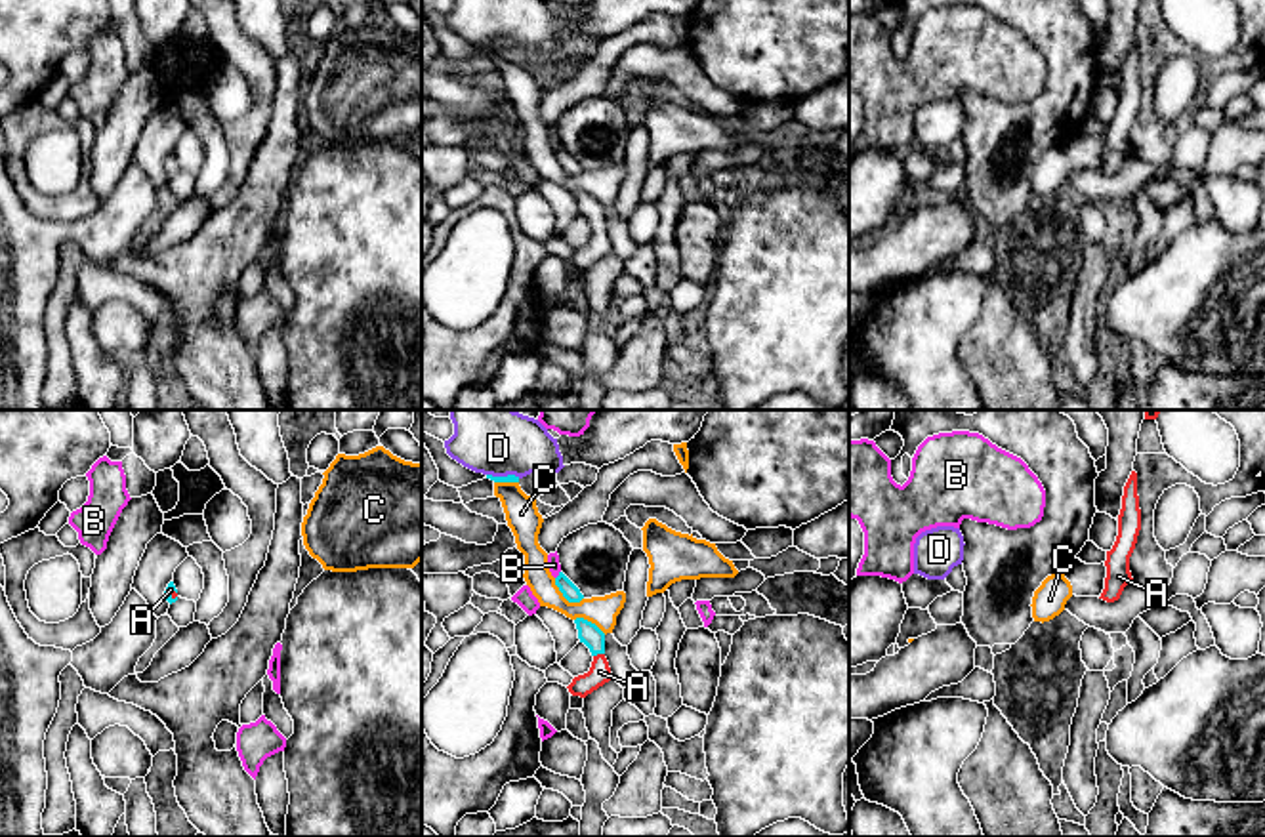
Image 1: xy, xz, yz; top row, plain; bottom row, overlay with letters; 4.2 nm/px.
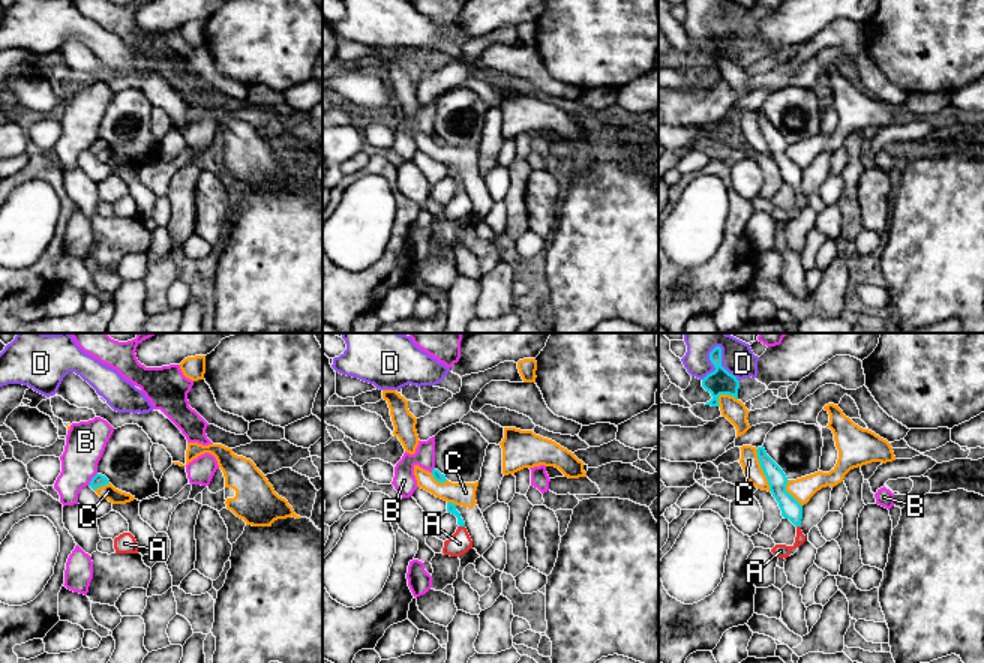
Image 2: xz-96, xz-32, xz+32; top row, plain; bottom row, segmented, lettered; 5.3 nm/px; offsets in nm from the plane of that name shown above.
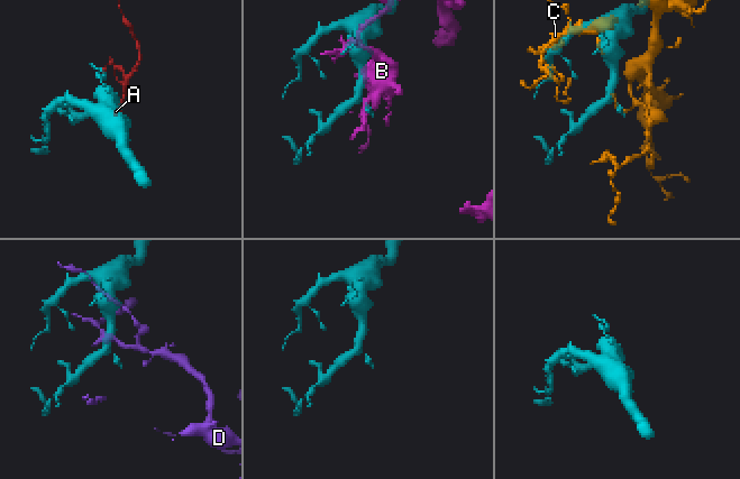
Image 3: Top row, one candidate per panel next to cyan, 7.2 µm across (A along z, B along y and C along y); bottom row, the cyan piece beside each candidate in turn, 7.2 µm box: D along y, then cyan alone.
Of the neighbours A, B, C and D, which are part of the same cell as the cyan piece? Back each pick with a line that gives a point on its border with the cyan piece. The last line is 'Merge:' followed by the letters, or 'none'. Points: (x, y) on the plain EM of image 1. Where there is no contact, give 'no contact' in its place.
A: xz (598, 225)
Merge: A

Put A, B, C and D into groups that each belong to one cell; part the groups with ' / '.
A / B / C / D

